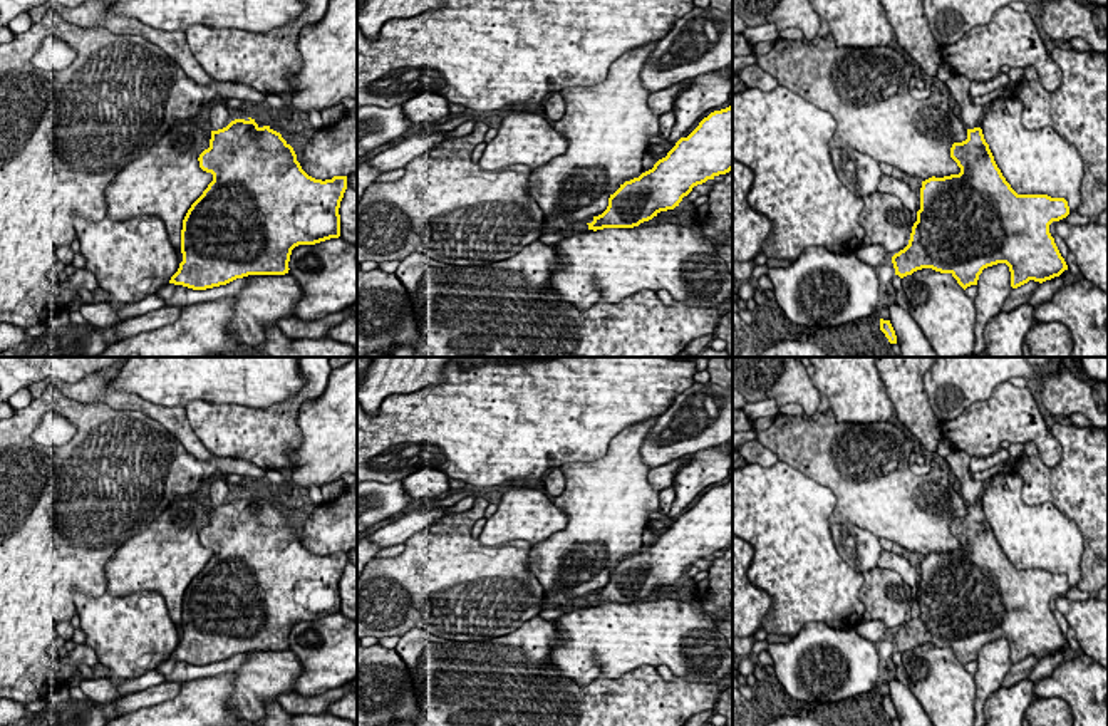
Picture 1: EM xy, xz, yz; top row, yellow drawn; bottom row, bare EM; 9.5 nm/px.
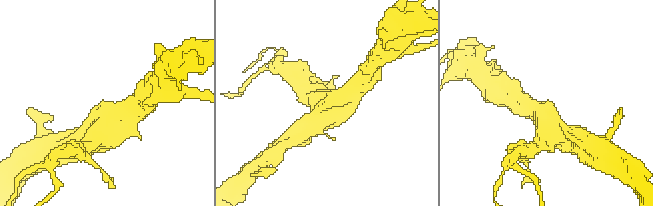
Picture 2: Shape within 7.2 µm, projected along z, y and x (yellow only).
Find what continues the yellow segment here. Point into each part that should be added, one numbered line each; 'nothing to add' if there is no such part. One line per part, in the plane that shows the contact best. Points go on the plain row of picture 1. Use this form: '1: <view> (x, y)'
1: xy (220, 492)

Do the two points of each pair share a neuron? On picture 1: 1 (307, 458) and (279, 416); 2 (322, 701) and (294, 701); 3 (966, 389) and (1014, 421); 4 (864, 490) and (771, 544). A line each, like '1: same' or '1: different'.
1: different
2: same
3: different
4: different

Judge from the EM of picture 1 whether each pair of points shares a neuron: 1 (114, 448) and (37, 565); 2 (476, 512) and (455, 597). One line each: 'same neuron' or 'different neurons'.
1: same neuron
2: same neuron

